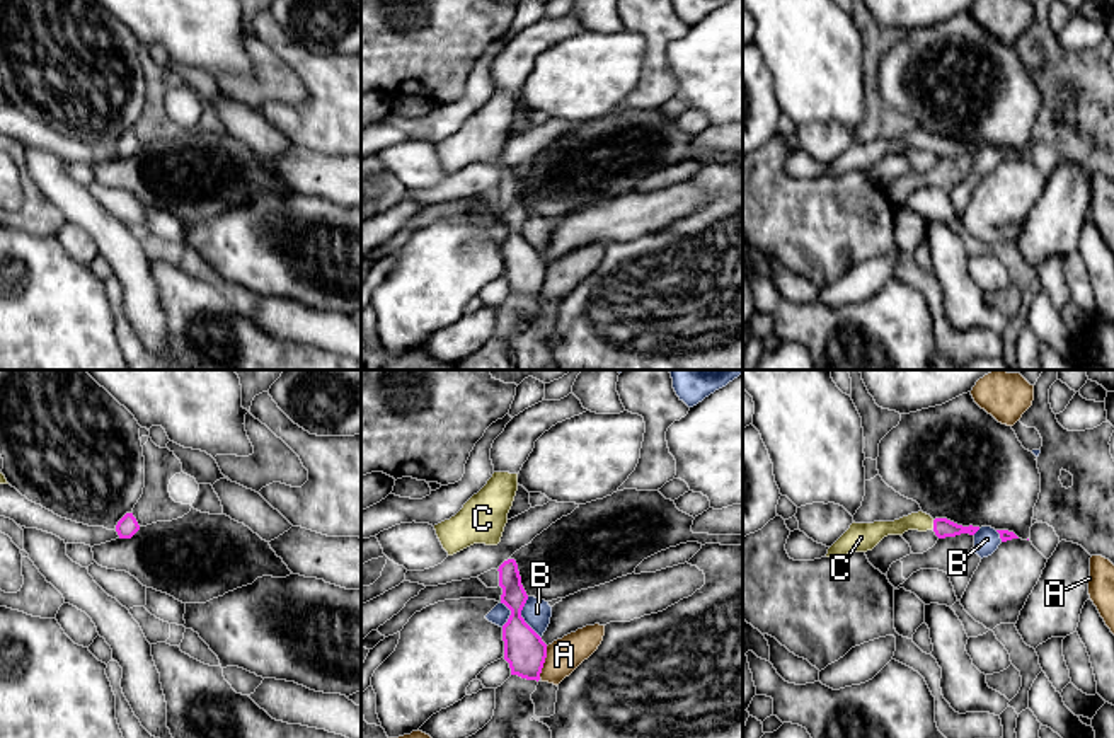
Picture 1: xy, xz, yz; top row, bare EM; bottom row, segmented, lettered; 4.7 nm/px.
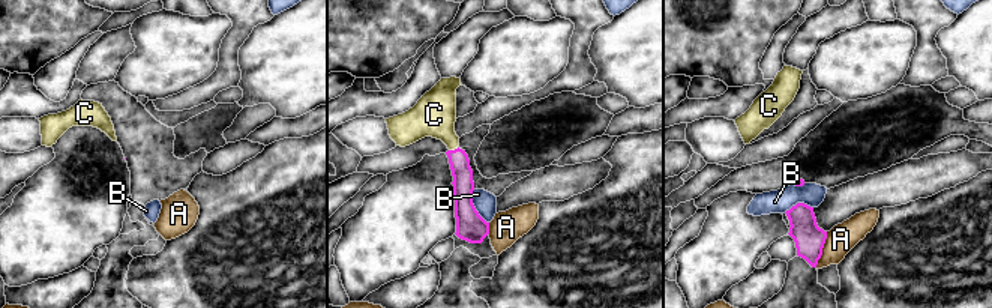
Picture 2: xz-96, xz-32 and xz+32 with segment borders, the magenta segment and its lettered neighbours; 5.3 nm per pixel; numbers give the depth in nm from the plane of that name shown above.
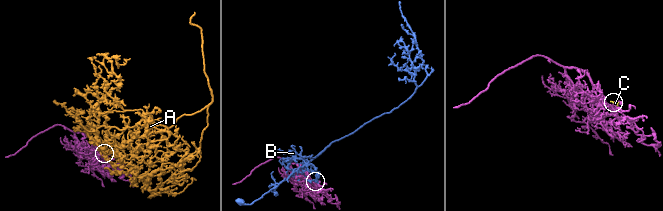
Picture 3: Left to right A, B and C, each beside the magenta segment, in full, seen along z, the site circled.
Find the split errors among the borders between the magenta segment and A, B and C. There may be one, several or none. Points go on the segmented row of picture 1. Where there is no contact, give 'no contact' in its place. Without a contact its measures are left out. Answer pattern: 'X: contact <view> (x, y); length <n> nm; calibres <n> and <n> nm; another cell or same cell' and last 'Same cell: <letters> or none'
A: contact xz (544, 662); length 160 nm; calibres 200 and 160 nm; another cell
B: contact xz (522, 617); length 220 nm; calibres 200 and 140 nm; another cell
C: contact yz (934, 524); length 40 nm; calibres 90 and 90 nm; same cell
Same cell: C

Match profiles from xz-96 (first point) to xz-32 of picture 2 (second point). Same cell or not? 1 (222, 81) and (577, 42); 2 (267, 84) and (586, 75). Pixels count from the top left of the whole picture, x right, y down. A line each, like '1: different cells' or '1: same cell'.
1: same cell
2: different cells

